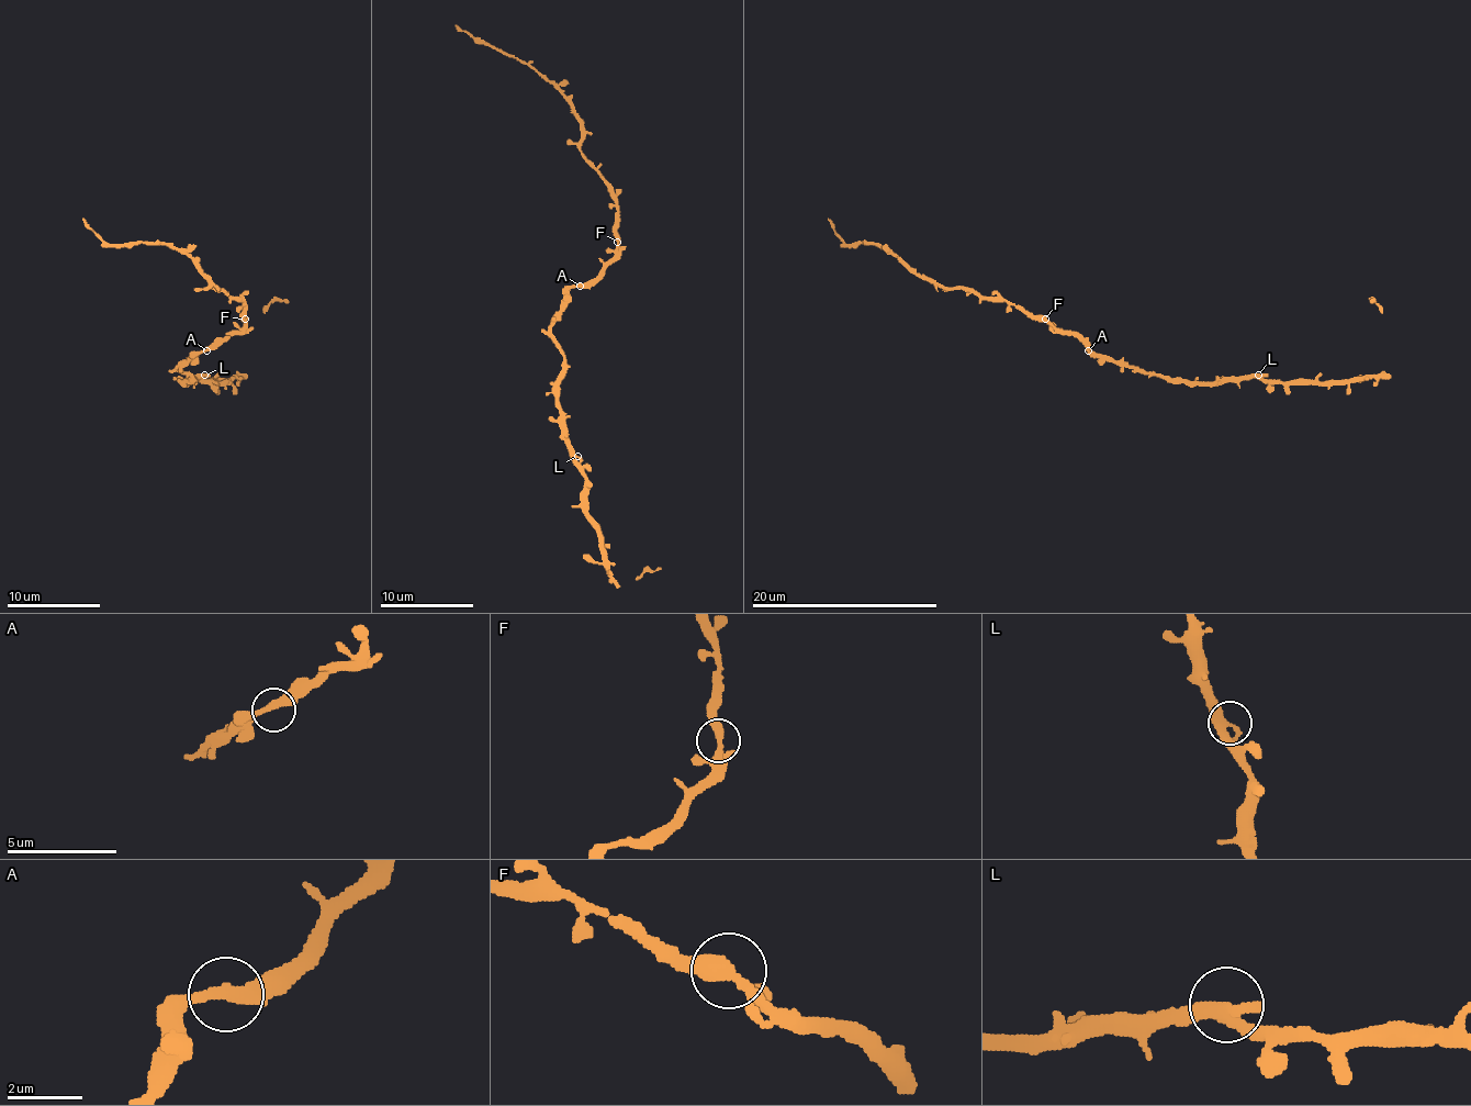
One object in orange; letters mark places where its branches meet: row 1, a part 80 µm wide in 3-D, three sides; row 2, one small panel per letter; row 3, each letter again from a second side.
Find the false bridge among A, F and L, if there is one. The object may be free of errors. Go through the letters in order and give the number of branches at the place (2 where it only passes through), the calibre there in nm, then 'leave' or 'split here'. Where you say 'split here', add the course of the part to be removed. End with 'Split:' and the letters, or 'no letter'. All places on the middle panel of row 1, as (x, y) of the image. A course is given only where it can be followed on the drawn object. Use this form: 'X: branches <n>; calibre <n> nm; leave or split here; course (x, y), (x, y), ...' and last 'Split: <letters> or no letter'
A: branches 2; calibre 360 nm; leave
F: branches 2; calibre 360 nm; leave
L: branches 2; calibre 380 nm; leave
Split: no letter

